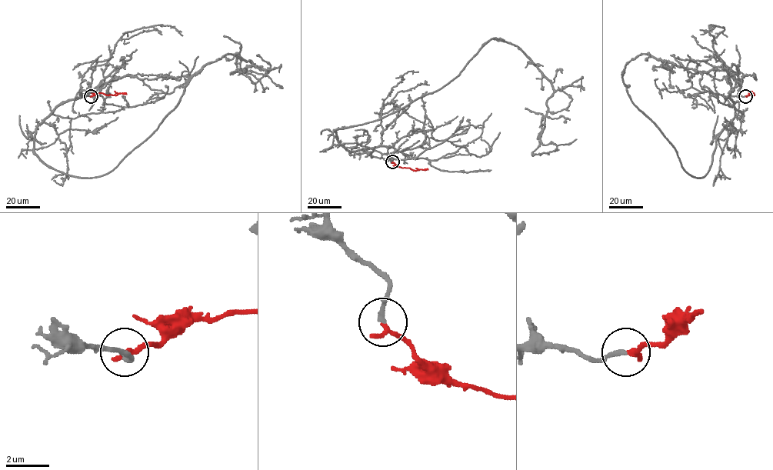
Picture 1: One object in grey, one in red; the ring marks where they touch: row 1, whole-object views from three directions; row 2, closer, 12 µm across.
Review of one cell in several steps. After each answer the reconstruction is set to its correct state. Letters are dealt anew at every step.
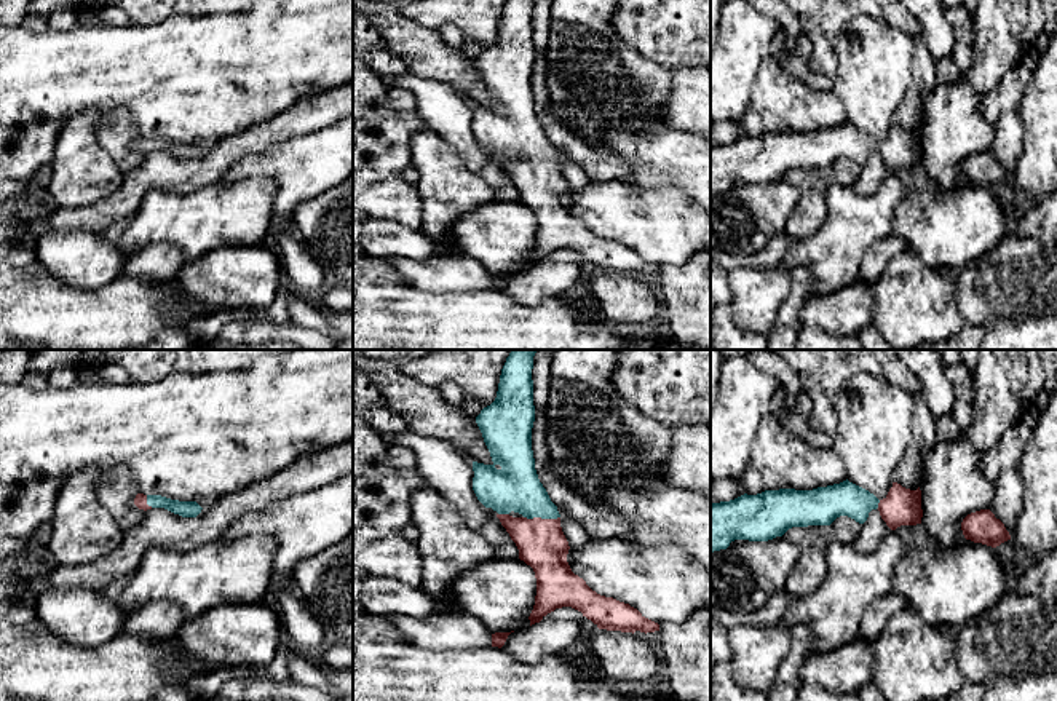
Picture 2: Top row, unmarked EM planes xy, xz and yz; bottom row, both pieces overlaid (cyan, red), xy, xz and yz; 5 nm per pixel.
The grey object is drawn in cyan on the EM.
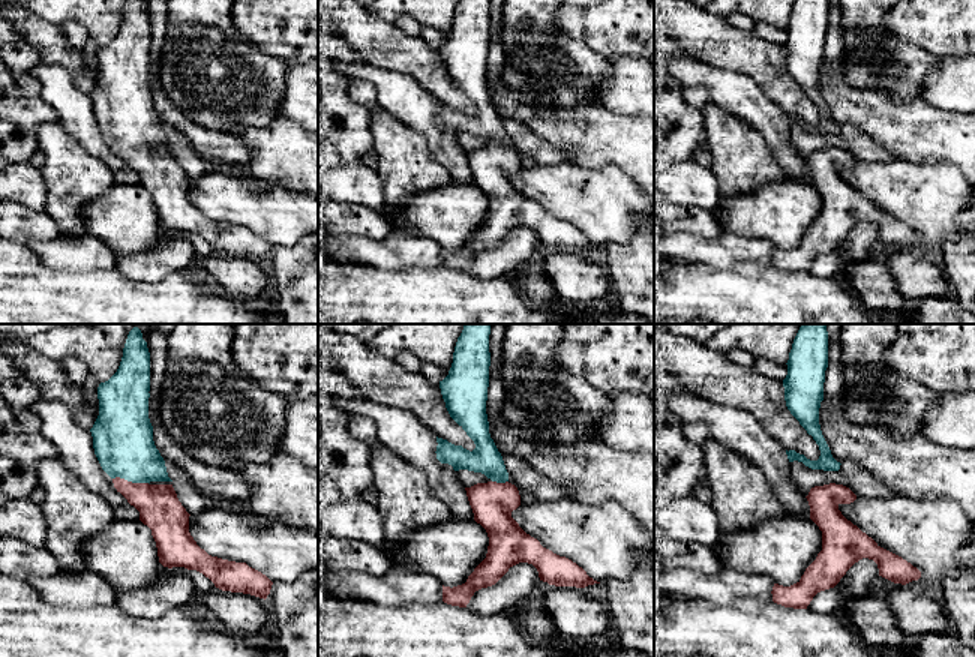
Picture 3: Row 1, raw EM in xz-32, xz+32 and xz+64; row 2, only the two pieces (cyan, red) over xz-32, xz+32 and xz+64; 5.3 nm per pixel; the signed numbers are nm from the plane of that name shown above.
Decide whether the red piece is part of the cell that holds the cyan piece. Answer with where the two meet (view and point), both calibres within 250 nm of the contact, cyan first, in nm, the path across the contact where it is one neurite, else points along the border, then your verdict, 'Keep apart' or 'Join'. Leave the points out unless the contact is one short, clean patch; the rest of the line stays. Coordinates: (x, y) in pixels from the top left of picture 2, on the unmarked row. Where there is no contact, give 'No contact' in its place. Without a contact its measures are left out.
Touches cyan at xz (542, 160). Thickness 240 nm (cyan) against 240 nm. Path across: xz (516, 130), (537, 150), (542, 160), (542, 187). Join

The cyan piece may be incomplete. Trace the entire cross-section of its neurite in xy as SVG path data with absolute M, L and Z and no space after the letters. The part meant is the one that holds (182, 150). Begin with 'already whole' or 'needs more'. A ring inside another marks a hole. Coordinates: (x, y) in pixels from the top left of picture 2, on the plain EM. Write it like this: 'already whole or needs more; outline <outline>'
needs more; outline M144 136L136 137L134 147L144 153L152 150L164 150L182 160L196 160L203 152L196 144L179 144L161 137L144 137Z

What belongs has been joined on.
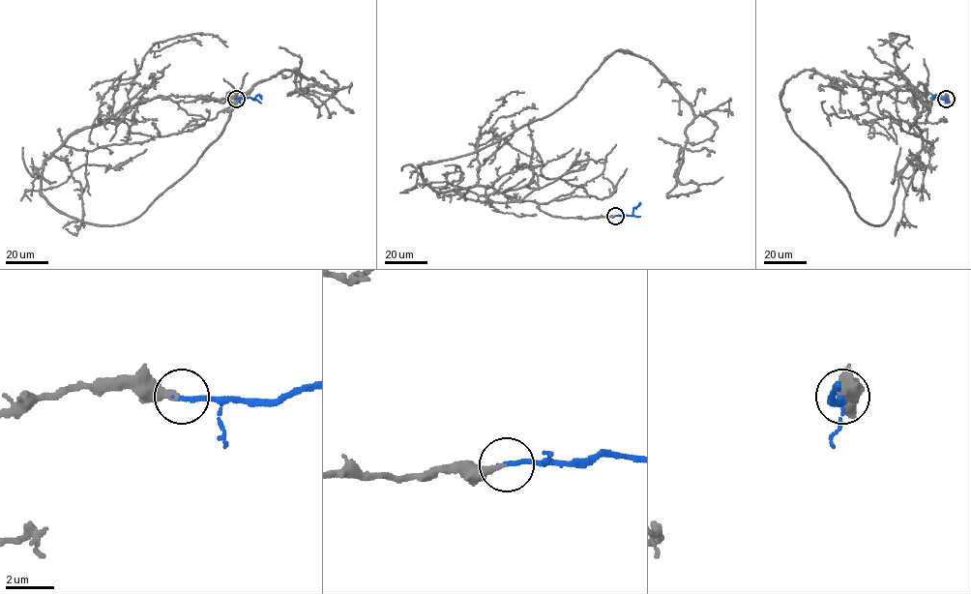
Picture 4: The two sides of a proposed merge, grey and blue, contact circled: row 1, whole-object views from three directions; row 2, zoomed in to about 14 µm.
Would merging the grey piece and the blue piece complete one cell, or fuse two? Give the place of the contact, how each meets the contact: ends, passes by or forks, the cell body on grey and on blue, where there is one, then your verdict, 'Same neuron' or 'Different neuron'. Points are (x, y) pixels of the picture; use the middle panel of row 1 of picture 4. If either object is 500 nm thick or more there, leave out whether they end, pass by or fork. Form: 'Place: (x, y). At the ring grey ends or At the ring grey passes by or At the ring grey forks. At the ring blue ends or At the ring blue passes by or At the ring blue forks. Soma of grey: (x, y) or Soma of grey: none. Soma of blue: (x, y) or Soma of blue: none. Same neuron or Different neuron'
Place: (615, 216). At the ring grey ends. At the ring blue ends. Soma of grey: none. Soma of blue: none. Same neuron

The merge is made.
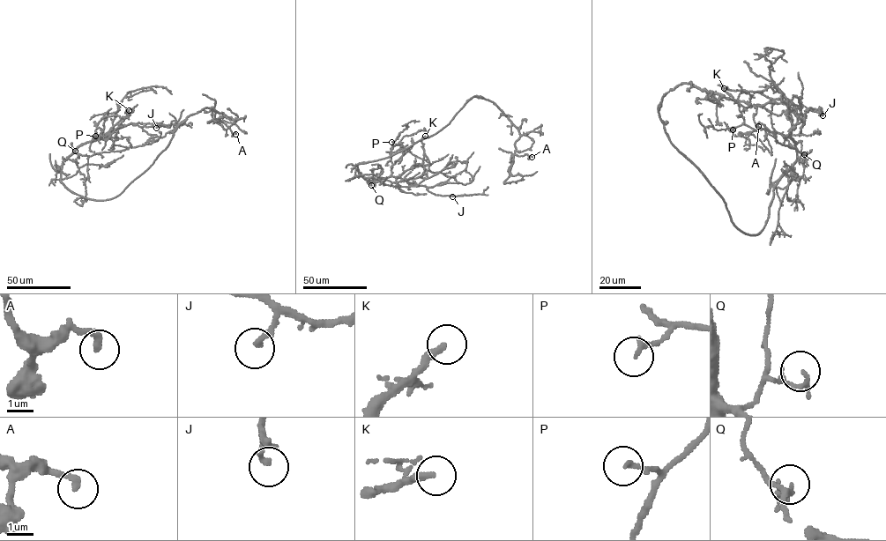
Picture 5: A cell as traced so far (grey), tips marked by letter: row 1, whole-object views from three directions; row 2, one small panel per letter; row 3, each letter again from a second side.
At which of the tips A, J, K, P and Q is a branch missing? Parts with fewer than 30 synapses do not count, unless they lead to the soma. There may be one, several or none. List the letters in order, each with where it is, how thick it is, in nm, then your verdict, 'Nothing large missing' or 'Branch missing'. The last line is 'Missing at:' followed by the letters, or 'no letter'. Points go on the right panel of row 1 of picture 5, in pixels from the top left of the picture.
A: Place: (758, 126). Thickness 240 nm. Nothing large missing
J: Place: (822, 115). Thickness 200 nm. Nothing large missing
K: Place: (724, 88). Thickness 260 nm. Branch missing
P: Place: (733, 129). Thickness 200 nm. Nothing large missing
Q: Place: (804, 154). Thickness 150 nm. Nothing large missing
Missing at: K

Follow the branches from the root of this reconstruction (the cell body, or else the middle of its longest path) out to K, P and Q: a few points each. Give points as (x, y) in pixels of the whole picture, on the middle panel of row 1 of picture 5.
K: (415, 143), (388, 157), (359, 163), (358, 172), (367, 180), (420, 177), (424, 171), (421, 139), (425, 136)
P: (415, 143), (388, 157), (359, 163), (358, 172), (367, 180), (379, 180), (390, 174), (391, 142)
Q: (415, 143), (388, 157), (359, 163), (358, 172), (371, 185)

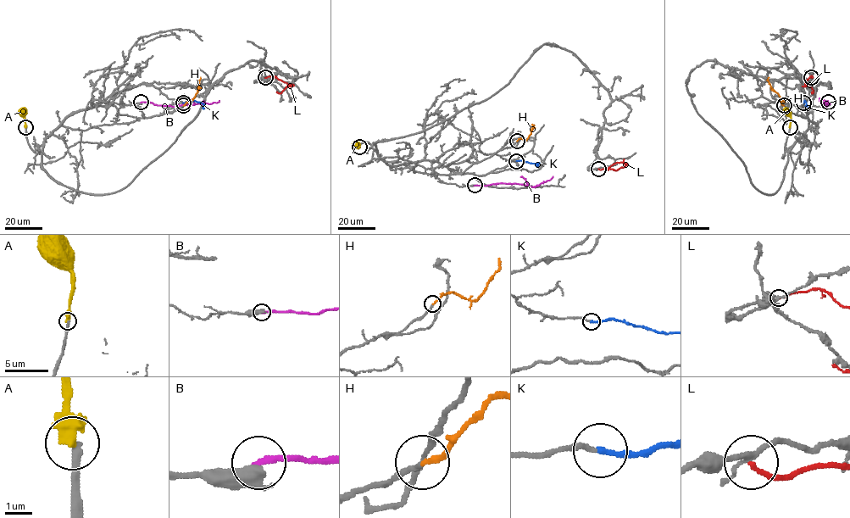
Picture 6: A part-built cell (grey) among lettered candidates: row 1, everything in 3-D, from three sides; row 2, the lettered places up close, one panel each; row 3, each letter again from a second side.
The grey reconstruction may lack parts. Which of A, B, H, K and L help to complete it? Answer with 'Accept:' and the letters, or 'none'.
Accept: H, K

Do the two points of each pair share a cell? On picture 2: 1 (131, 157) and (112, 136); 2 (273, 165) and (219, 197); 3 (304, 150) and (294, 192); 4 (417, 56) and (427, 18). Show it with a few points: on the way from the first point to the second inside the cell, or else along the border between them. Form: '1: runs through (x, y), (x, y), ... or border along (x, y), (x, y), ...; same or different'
1: runs through (126, 152), (117, 141); same
2: border along (221, 181), (269, 178), (275, 184), (273, 208); different
3: runs through (304, 160), (296, 182); same
4: border along (404, 16), (436, 31); different

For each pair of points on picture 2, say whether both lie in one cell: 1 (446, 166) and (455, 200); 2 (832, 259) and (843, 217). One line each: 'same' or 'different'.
1: same
2: same

